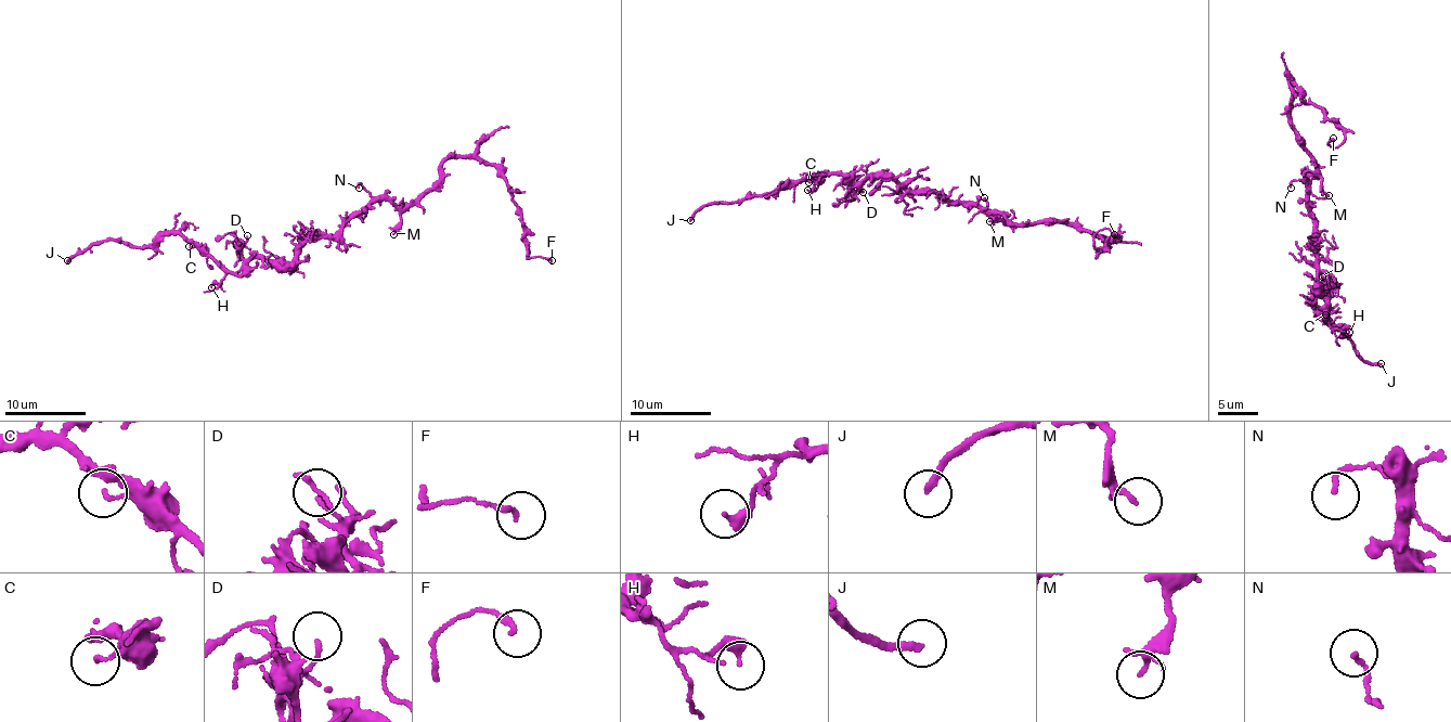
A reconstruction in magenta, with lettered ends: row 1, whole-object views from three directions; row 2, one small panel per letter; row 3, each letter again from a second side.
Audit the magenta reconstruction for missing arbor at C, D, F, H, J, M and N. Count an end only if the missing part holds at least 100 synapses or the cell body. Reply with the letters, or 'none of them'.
J

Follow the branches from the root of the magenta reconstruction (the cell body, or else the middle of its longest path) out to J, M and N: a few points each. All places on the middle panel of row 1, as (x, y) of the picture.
J: (944, 200), (916, 195), (890, 176), (823, 172), (701, 207), (690, 220)
M: (944, 200), (981, 206), (989, 213), (1002, 215), (1006, 221), (989, 221)
N: (944, 200), (976, 205), (986, 213), (989, 210), (984, 197)

